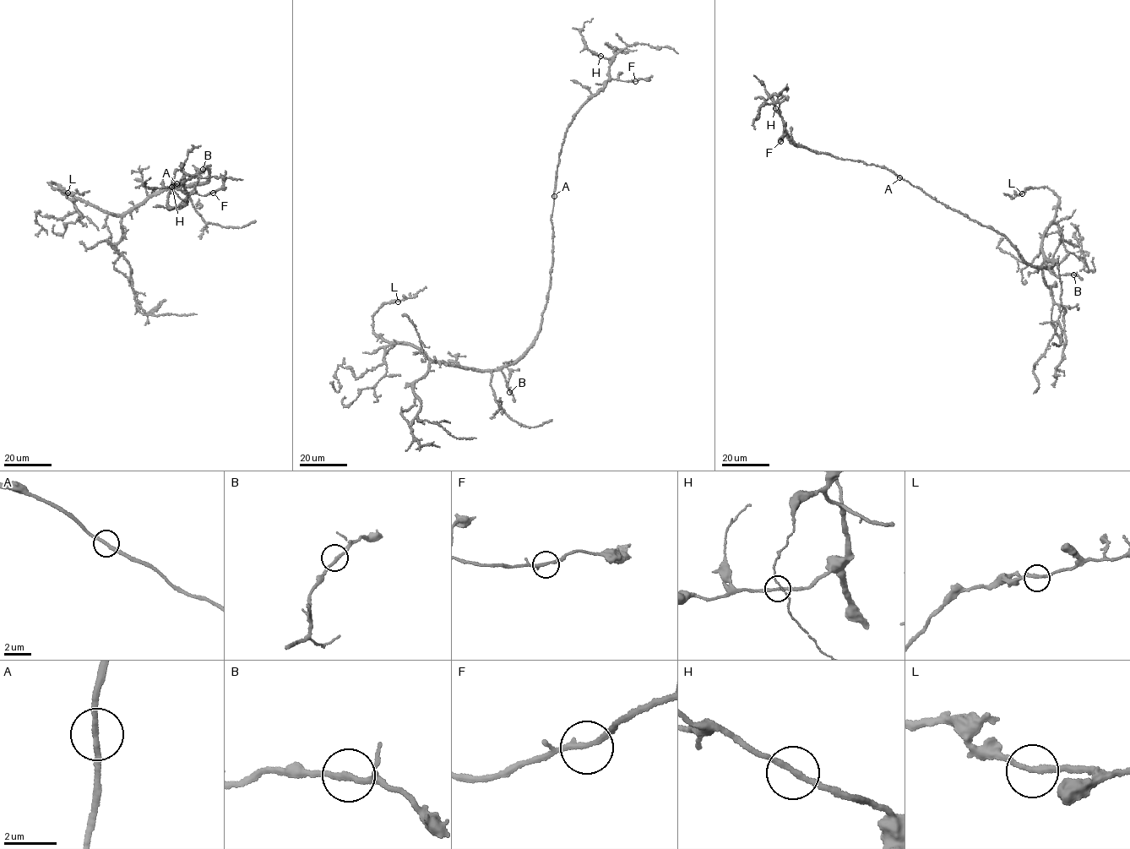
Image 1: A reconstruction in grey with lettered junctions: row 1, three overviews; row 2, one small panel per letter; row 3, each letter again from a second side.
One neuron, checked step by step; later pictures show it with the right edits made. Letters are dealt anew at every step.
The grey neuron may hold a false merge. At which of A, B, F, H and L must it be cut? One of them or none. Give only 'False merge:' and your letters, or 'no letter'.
False merge: no letter

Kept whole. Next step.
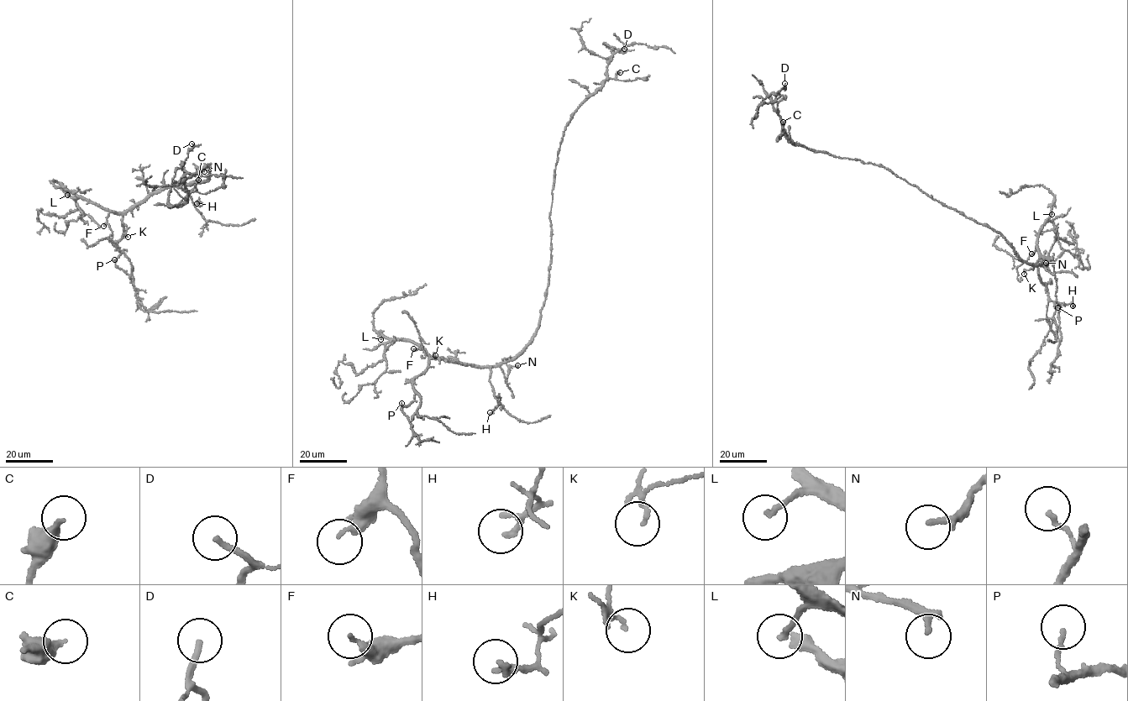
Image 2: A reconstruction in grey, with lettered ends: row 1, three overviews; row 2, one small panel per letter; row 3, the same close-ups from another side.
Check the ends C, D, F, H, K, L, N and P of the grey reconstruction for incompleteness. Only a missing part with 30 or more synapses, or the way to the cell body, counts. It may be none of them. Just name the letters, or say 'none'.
none

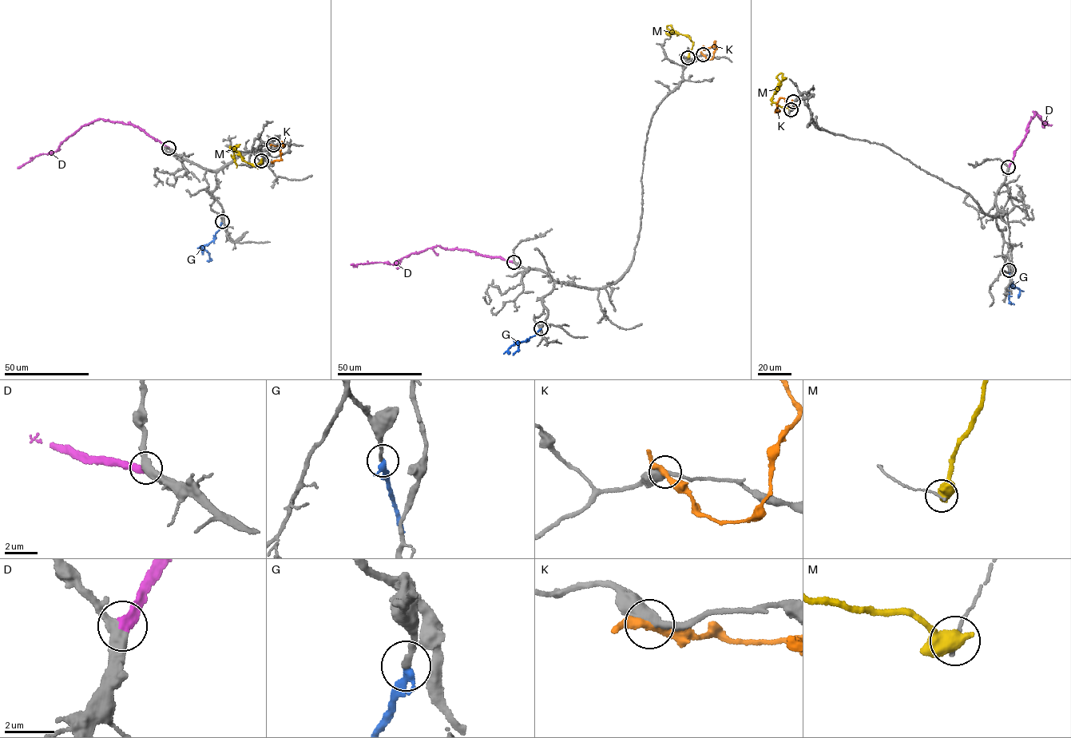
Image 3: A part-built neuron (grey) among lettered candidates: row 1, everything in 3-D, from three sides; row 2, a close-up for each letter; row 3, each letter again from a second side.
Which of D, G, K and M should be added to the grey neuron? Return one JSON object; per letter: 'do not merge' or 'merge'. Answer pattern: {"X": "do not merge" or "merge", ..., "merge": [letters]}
{"D": "merge", "G": "merge", "K": "do not merge", "M": "do not merge", "merge": ["D", "G"]}

